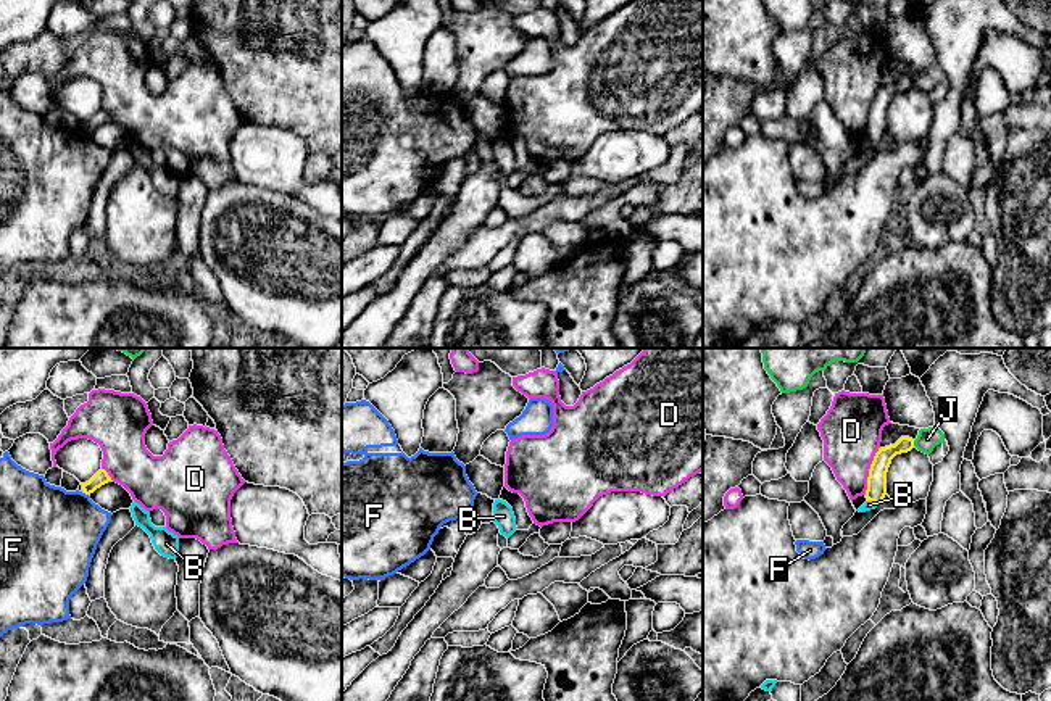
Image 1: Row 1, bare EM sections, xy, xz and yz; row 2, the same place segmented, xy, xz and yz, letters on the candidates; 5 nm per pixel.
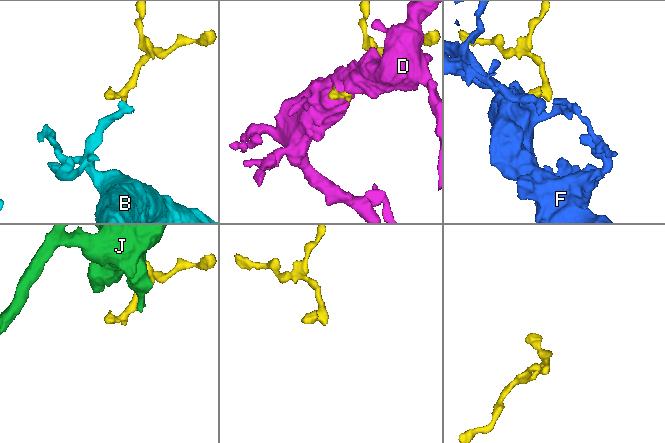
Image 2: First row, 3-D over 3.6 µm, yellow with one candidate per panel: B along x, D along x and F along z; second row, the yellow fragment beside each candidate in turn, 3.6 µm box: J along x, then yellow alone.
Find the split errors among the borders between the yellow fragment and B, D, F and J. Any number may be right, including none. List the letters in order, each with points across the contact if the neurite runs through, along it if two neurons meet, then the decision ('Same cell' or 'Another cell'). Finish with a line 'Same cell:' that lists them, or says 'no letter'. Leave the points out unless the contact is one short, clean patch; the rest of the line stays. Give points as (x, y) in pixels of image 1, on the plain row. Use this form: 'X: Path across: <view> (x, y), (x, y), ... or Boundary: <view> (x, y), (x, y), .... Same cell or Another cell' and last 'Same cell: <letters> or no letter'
B: Path across: yz (876, 131), (872, 139), (869, 144). Same cell
D: Another cell
F: Boundary: xy (84, 131), (87, 134). Another cell
J: Another cell
Same cell: B

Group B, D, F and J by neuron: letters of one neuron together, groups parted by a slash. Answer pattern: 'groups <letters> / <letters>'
groups B / D / F / J

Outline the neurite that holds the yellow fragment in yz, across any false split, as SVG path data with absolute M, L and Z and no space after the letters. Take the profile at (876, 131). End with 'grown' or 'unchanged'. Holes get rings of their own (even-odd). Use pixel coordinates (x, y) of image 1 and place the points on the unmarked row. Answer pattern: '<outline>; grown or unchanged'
M901 76L895 84L879 87L869 108L866 129L867 140L858 148L859 151L875 148L883 140L887 134L887 111L891 98L896 93L911 90L912 87L914 79L909 76Z; grown

